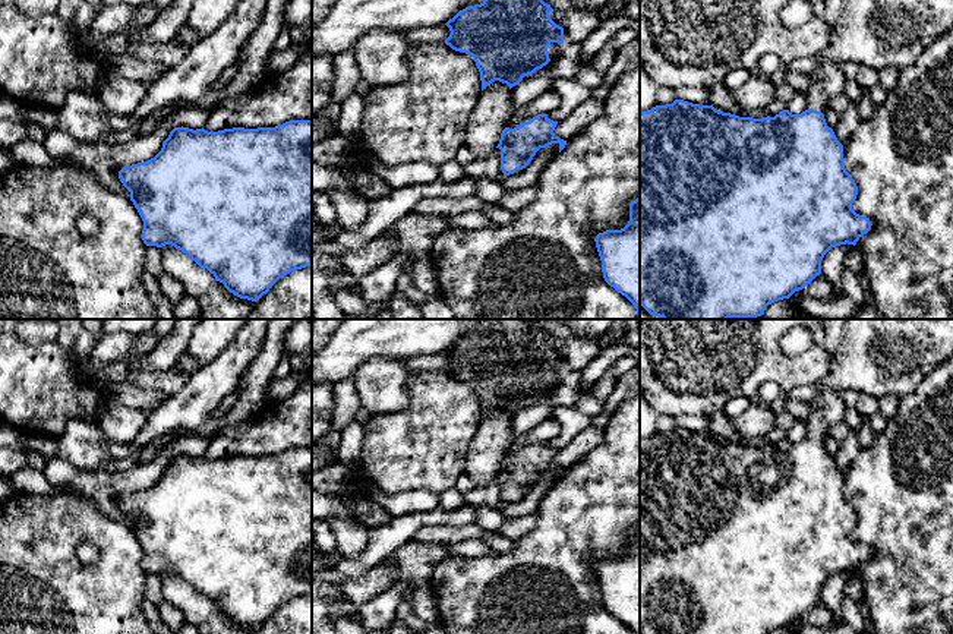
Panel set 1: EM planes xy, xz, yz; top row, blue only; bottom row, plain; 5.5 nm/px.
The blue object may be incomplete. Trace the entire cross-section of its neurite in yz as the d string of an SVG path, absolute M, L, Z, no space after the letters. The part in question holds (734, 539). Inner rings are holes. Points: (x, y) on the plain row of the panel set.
M820 391L811 401L807 417L808 436L801 442L783 438L774 445L739 445L716 438L713 433L692 432L675 428L672 432L656 433L640 441L640 633L641 634L769 634L789 627L821 602L824 583L840 573L856 573L871 558L871 549L856 542L852 532L858 514L845 496L843 473L827 454L824 439L829 430L843 422L848 407L840 392Z

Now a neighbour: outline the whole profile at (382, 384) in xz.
M376 357L363 363L353 379L362 409L370 414L392 414L408 406L406 359Z

